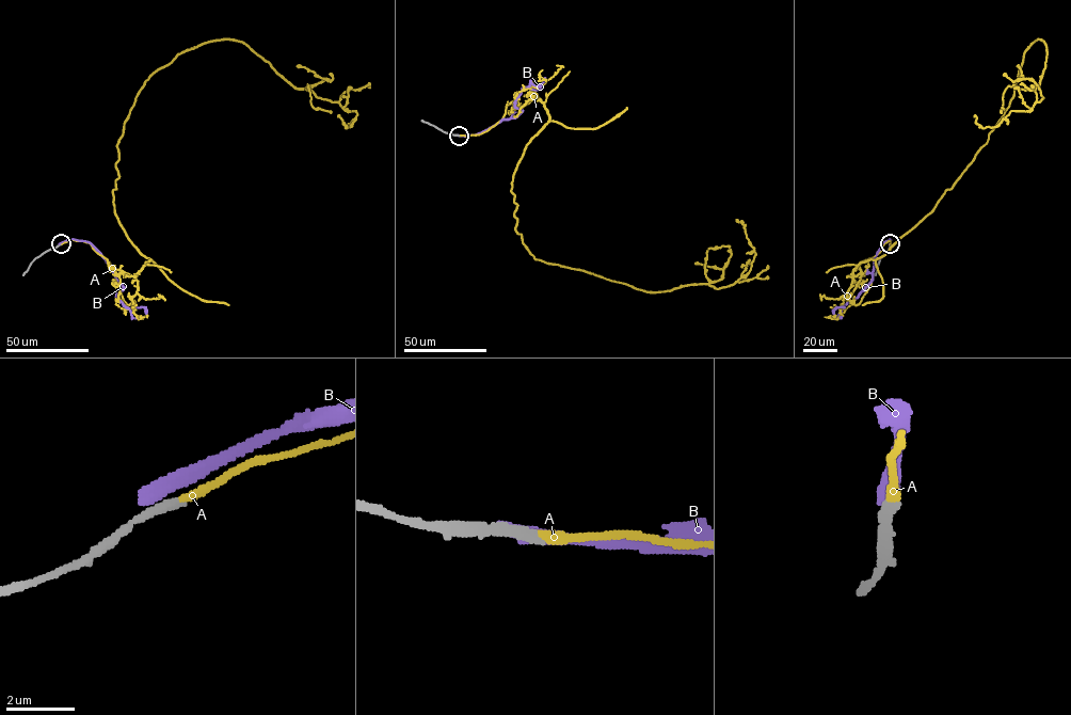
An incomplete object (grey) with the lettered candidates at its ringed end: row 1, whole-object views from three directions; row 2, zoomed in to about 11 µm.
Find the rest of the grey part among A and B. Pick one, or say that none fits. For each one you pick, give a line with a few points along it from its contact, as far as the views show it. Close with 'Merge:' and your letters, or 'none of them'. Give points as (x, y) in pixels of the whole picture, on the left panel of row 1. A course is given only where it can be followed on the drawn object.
A: Its course: (61, 244), (131, 275), (150, 259), (115, 216), (117, 144), (178, 54), (243, 42), (357, 115), (337, 116)
Merge: A

